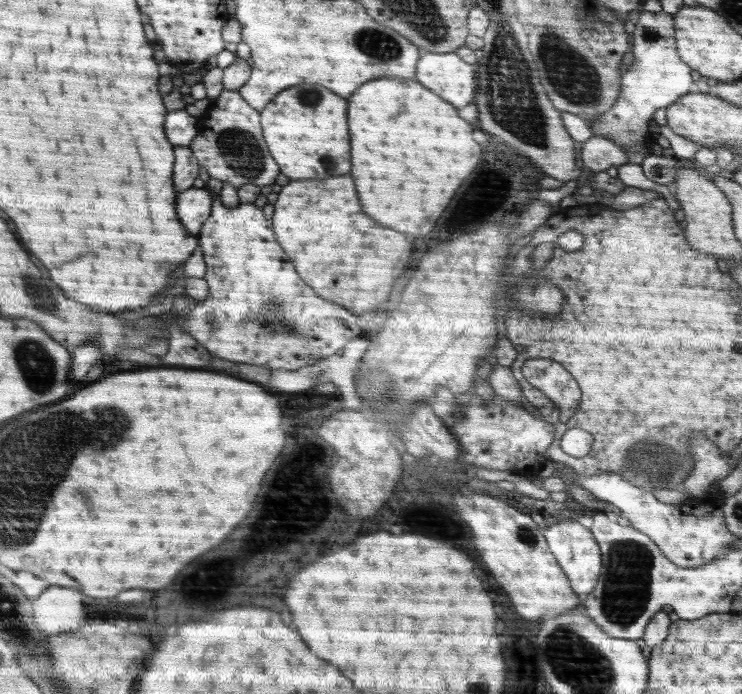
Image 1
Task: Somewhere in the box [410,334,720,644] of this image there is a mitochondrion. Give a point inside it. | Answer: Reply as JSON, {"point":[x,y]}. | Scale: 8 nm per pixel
{"point":[630,564]}

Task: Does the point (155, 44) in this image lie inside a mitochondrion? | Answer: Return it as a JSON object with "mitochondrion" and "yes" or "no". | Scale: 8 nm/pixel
{"mitochondrion":"no"}

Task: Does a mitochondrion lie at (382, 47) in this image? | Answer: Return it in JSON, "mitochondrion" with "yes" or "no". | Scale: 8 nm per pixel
{"mitochondrion":"yes"}

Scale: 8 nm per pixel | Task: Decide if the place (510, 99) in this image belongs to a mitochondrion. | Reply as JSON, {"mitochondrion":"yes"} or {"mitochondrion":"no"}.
{"mitochondrion":"yes"}

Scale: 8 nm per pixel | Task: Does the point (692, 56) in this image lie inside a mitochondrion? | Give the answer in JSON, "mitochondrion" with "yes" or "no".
{"mitochondrion":"no"}

